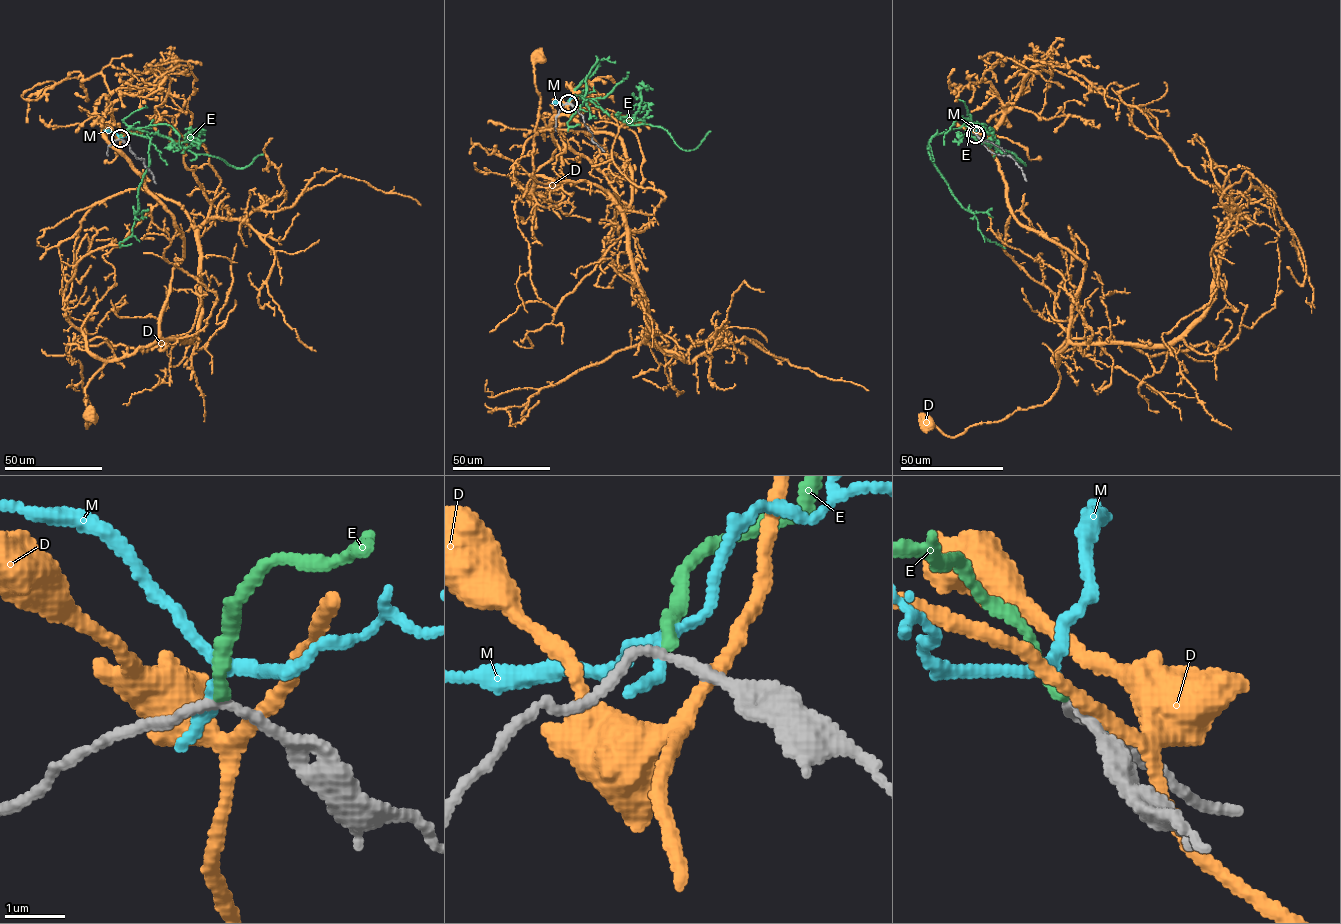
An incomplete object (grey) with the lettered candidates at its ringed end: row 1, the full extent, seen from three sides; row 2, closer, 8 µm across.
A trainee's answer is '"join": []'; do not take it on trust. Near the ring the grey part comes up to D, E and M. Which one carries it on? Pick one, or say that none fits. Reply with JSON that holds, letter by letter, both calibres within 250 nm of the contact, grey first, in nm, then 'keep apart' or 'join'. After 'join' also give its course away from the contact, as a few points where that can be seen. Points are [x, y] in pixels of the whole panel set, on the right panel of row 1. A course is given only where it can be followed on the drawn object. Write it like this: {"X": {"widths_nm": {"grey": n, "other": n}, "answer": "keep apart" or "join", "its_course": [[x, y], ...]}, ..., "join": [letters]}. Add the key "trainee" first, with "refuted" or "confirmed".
{"trainee": "refuted", "D": {"widths_nm": {"grey": 180, "other": 240}, "answer": "keep apart"}, "E": {"widths_nm": {"grey": 150, "other": 180}, "answer": "join", "its_course": [[975, 134], [962, 127], [936, 134], [927, 151], [951, 192], [974, 215], [981, 234], [998, 244]]}, "M": {"widths_nm": {"grey": 150, "other": 150}, "answer": "keep apart"}, "join": ["E"]}

